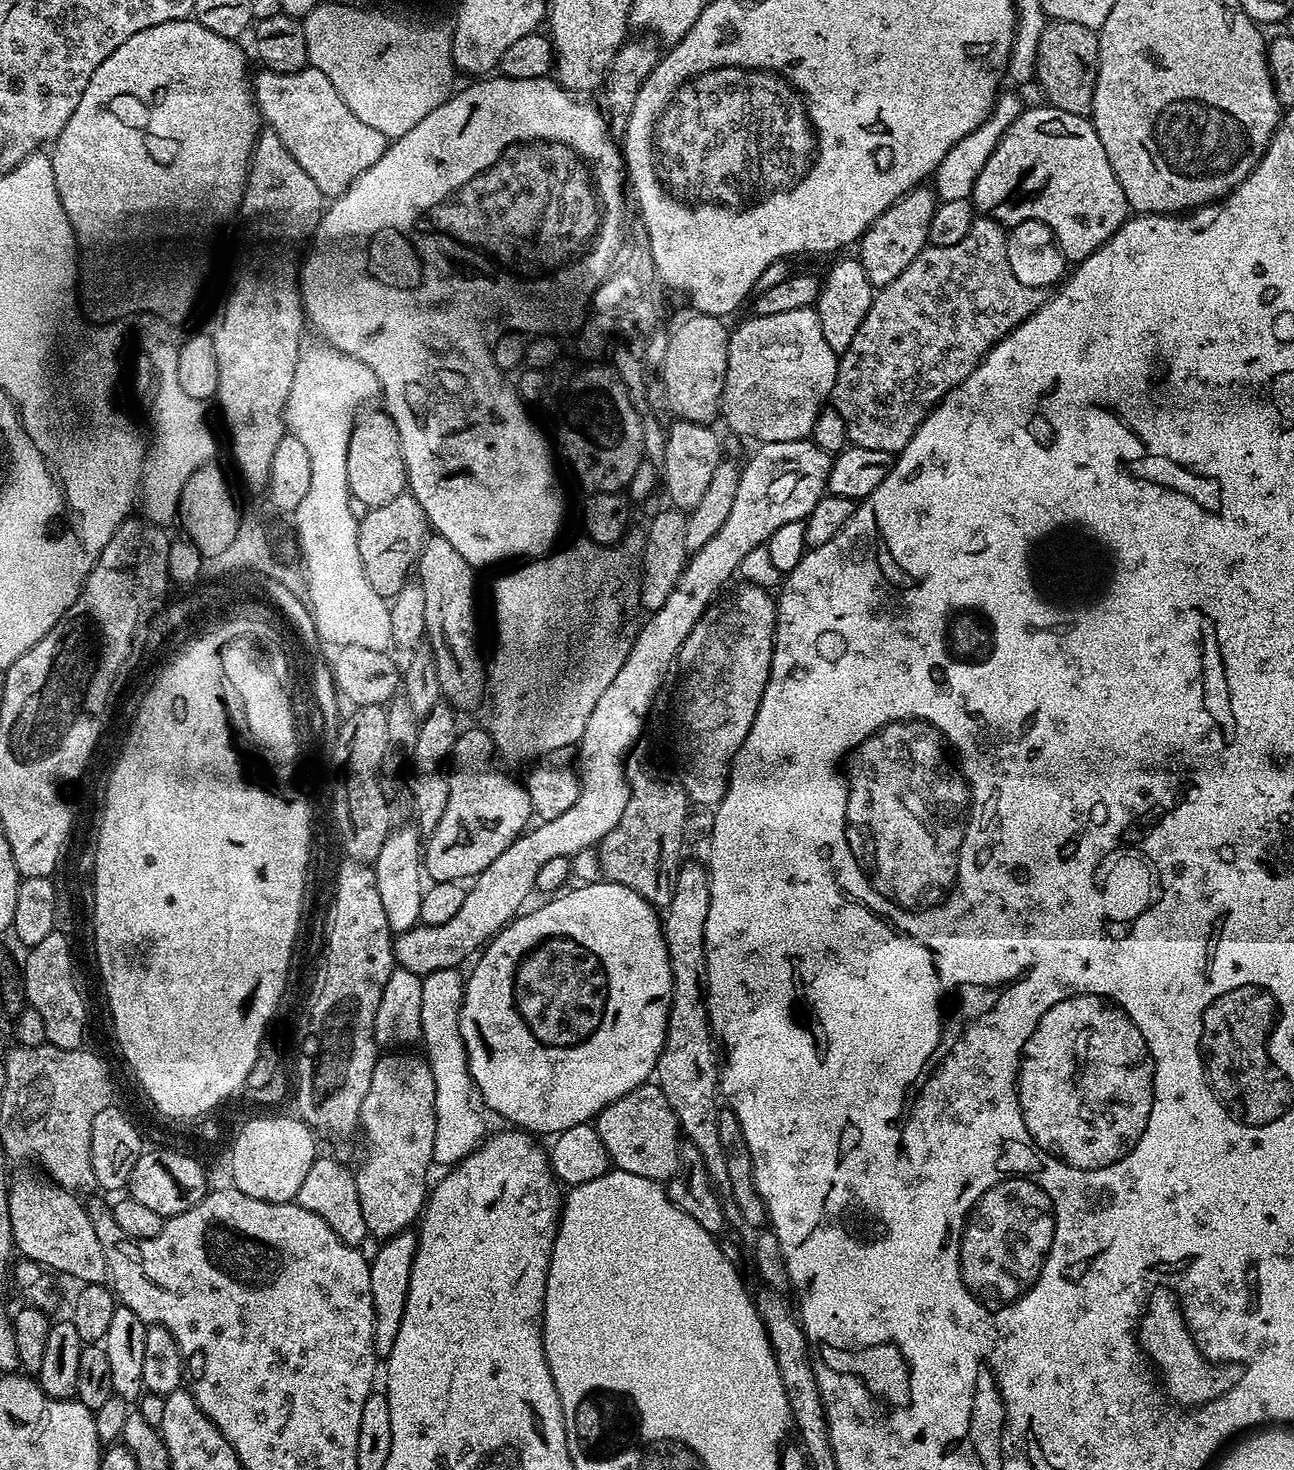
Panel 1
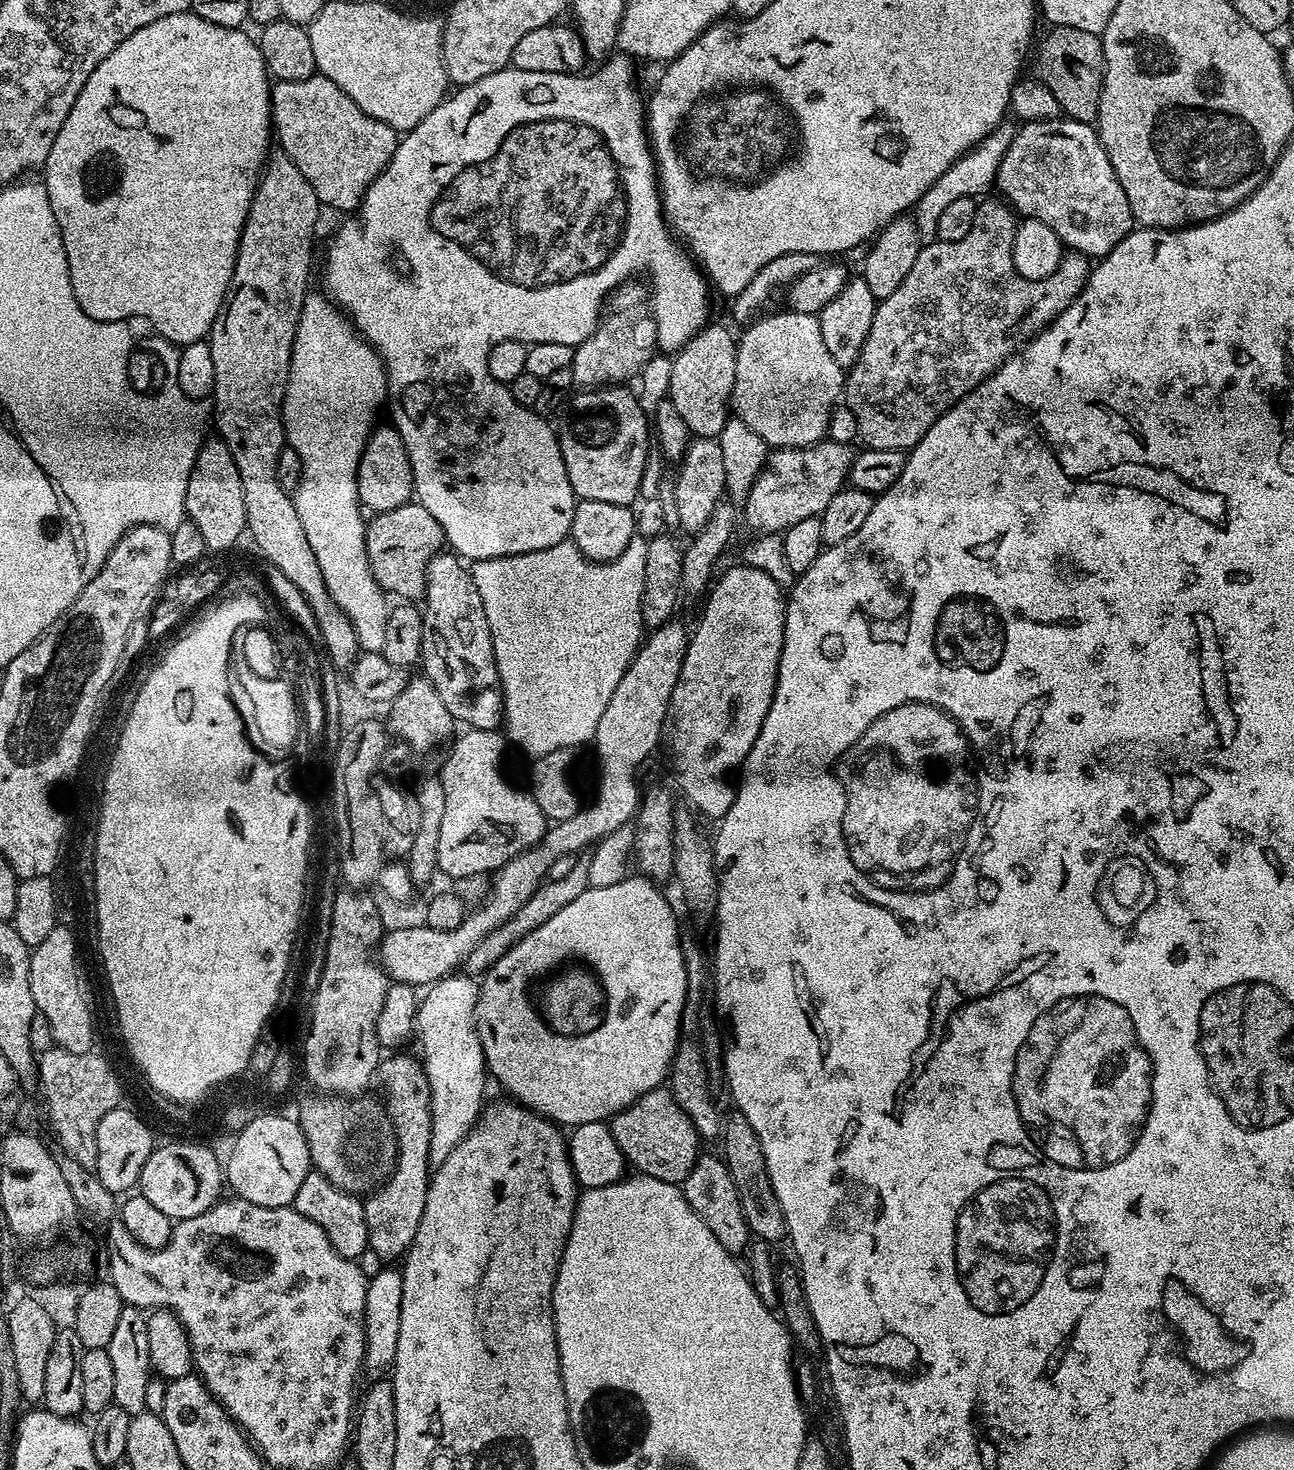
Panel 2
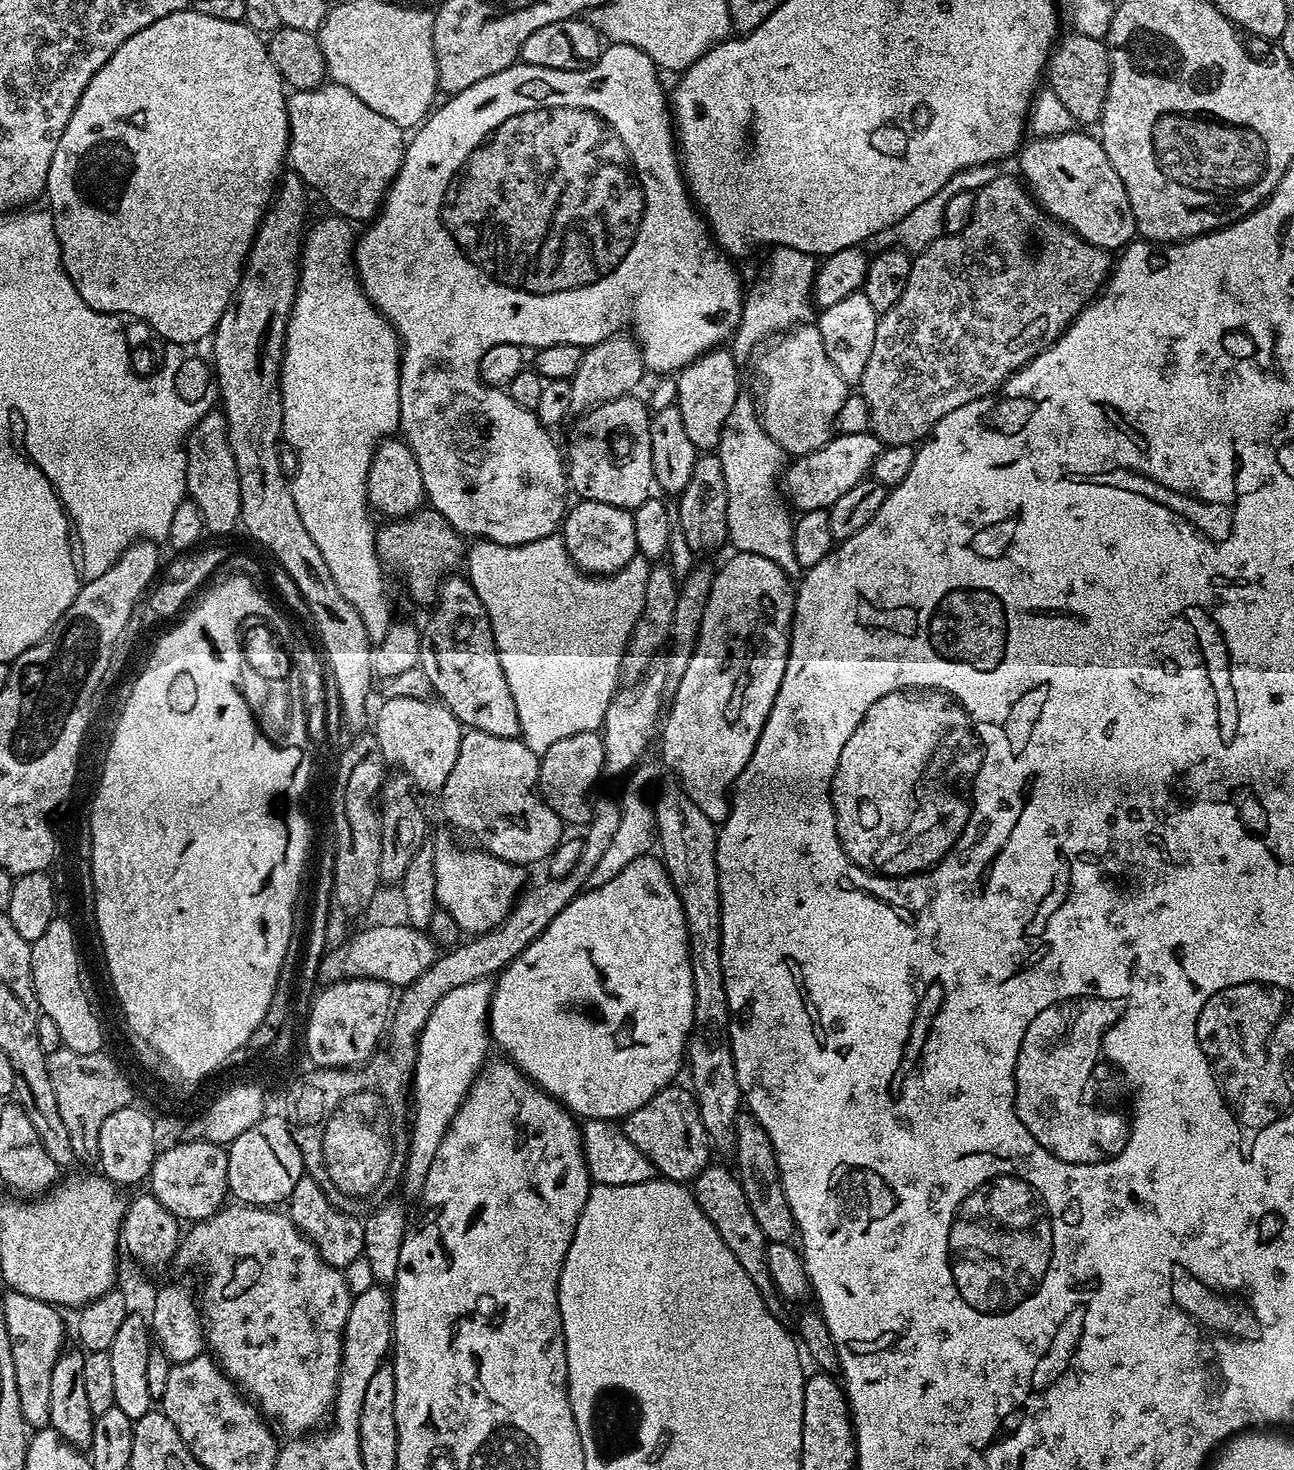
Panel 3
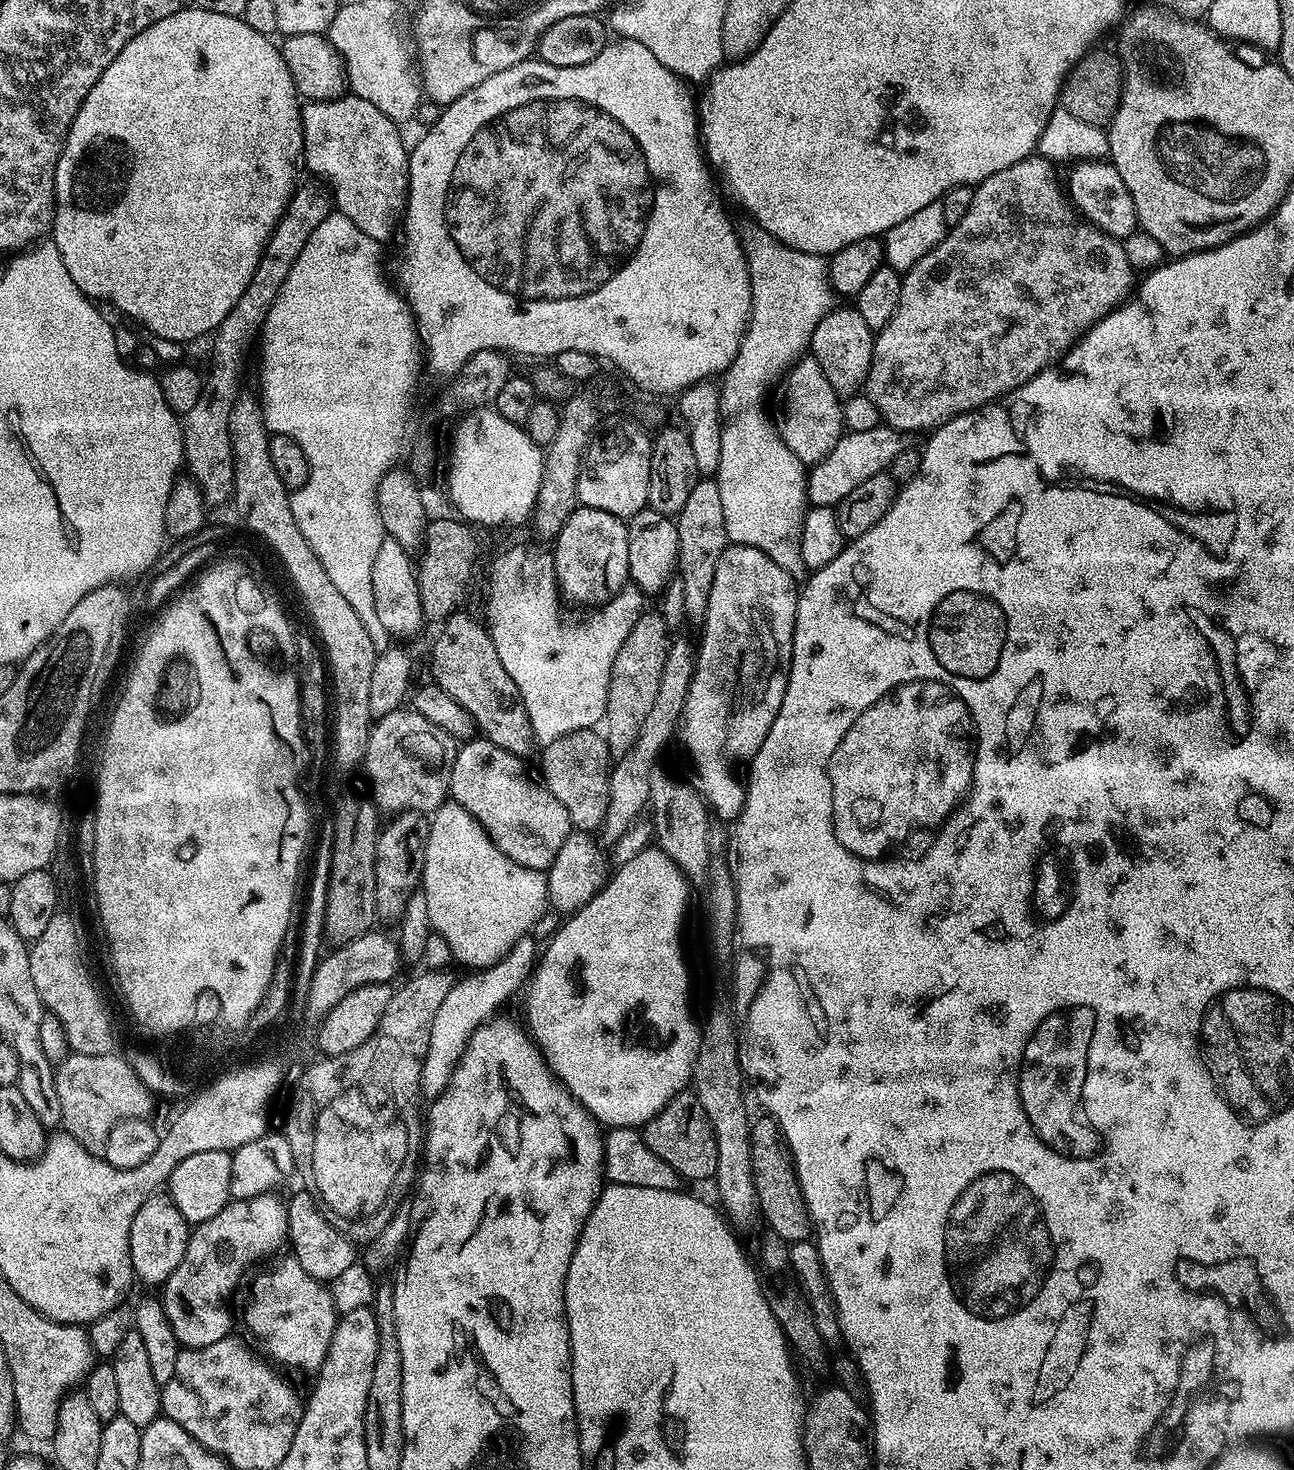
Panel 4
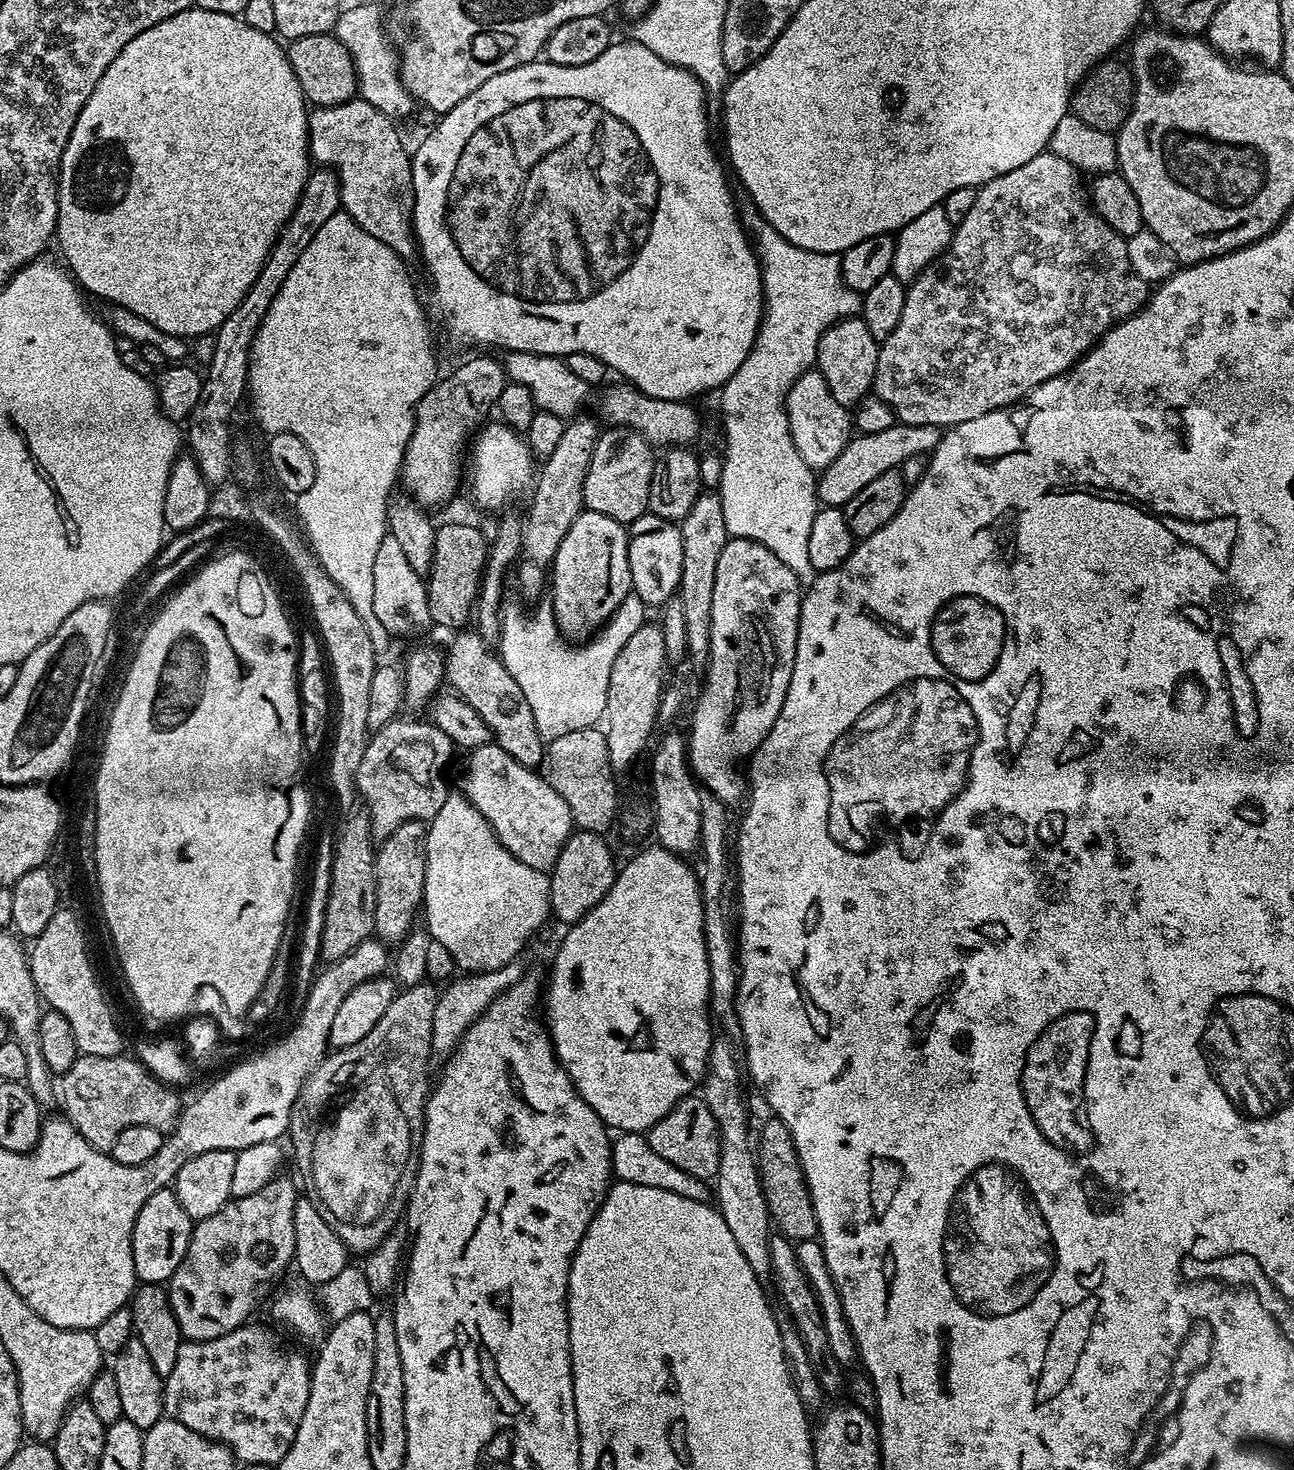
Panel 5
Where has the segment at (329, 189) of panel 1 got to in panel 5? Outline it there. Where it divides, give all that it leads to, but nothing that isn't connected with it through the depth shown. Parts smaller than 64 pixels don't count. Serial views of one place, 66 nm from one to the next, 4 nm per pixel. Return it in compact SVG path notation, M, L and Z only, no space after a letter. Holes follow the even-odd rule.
M361 98L347 100L333 108L311 109L308 118L308 150L317 165L335 170L340 177L340 203L350 219L358 222L366 234L374 234L378 242L390 246L397 256L416 256L418 245L412 230L412 207L414 206L414 182L412 181L412 156L402 146L393 117L376 109Z

